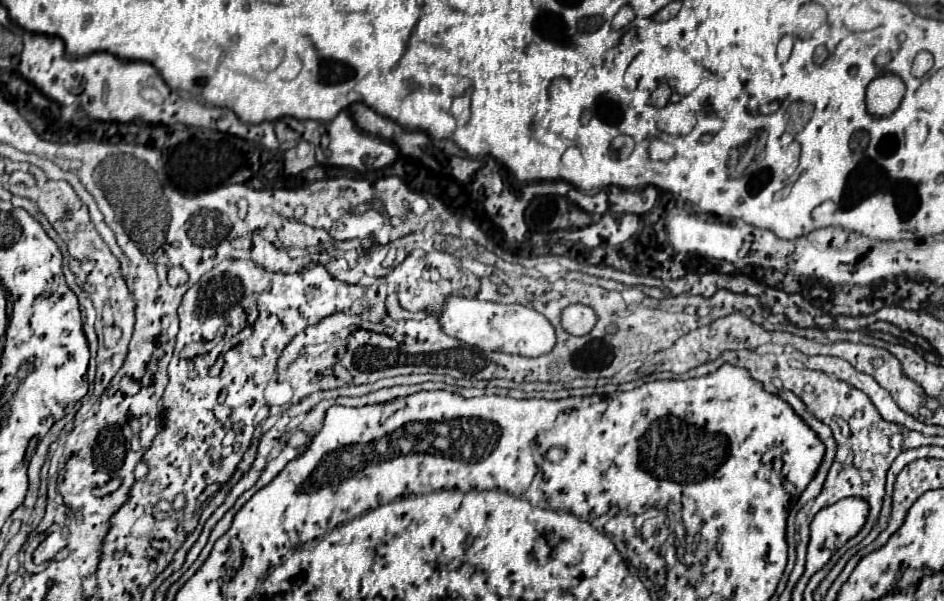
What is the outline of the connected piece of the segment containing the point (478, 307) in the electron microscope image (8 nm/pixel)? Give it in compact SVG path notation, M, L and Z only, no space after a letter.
M453 293L445 299L441 313L437 315L437 321L449 337L455 337L467 345L475 345L483 351L503 351L525 357L537 357L549 353L555 345L553 325L541 313L527 309L523 305L491 303L491 301L479 301L475 297L467 299L463 295Z

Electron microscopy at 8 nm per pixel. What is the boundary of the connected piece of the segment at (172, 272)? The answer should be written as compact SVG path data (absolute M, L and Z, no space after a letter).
M169 267L167 271L167 283L177 287L177 285L183 285L187 281L187 273L181 269L181 267Z

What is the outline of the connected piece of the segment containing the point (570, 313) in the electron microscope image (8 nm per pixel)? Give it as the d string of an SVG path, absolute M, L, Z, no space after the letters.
M569 305L561 313L561 327L571 335L587 335L595 321L595 311L587 305Z

